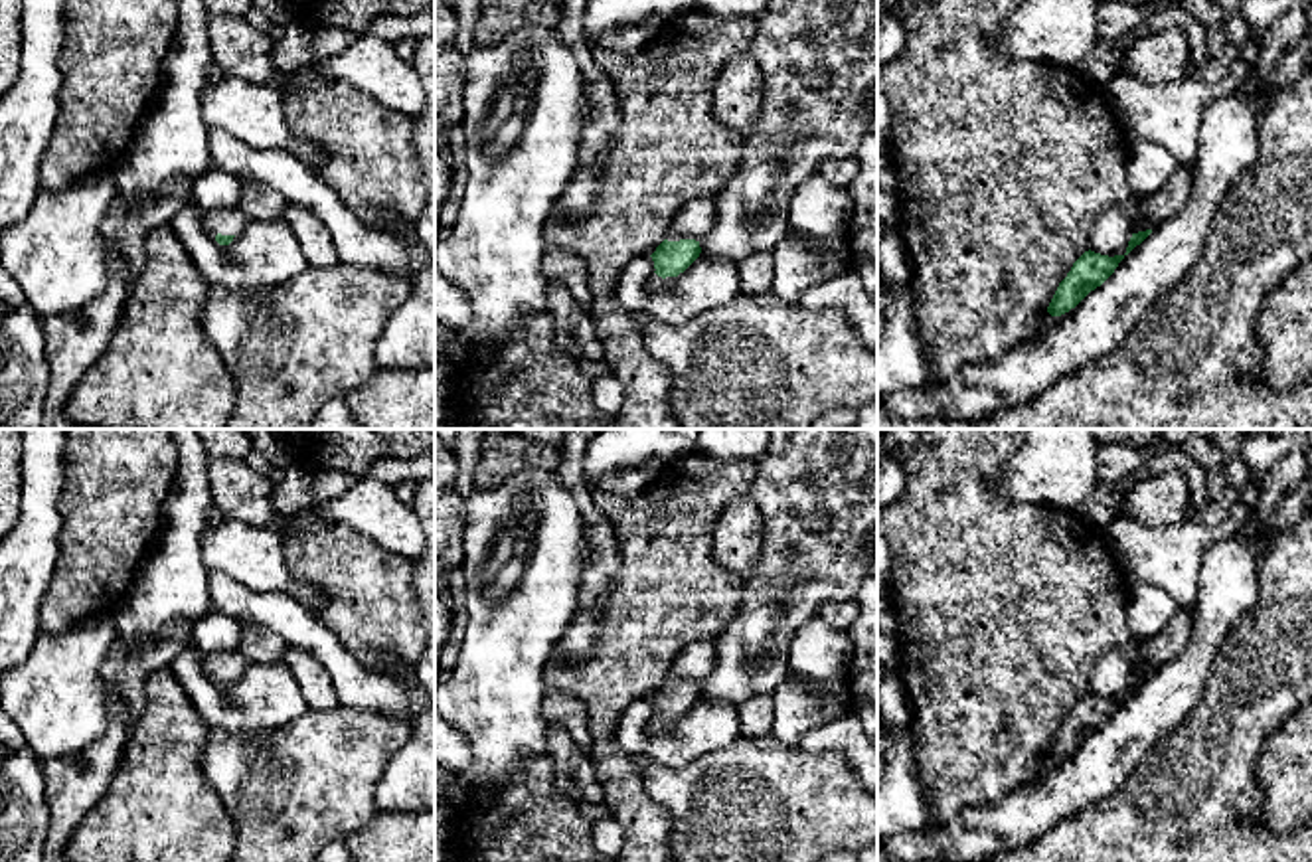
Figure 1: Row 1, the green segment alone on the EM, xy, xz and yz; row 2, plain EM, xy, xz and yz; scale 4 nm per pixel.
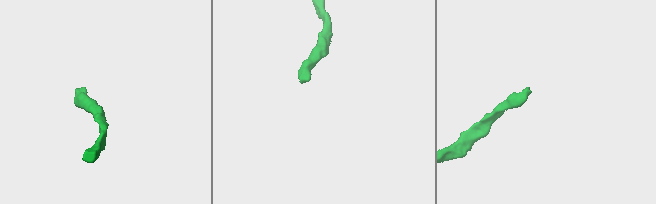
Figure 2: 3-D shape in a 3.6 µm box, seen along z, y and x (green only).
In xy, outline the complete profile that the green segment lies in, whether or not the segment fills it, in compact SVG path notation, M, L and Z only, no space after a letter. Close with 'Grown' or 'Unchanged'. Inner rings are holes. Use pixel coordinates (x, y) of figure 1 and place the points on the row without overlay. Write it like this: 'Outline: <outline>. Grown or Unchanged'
Outline: M241 650L202 652L202 670L219 688L229 688L247 664Z. Grown

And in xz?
Outline: M664 682L650 698L656 714L648 724L648 735L672 732L676 720L684 716L699 700L699 696L701 690L696 682Z. Grown

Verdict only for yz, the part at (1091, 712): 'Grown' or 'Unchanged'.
Unchanged

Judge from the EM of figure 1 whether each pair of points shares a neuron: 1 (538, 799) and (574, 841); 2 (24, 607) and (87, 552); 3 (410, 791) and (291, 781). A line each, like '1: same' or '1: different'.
1: same
2: different
3: different

